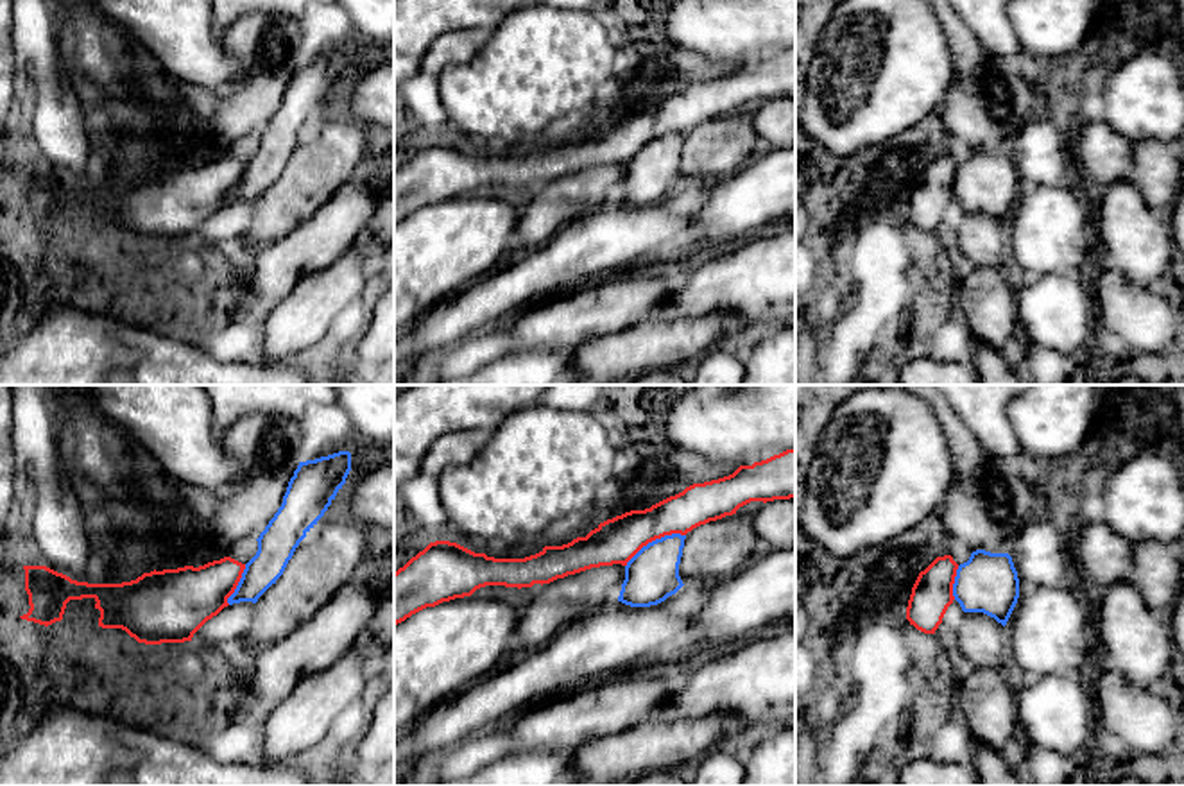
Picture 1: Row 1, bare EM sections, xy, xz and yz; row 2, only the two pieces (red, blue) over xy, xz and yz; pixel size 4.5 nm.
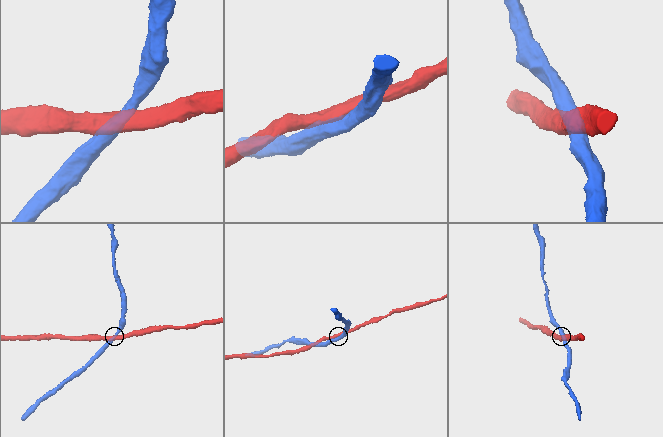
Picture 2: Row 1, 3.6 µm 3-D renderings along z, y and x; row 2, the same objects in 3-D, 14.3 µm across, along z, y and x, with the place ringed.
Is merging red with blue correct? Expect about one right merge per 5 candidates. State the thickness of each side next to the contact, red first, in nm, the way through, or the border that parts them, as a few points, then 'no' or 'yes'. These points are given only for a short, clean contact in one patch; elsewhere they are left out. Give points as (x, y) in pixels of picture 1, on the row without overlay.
calibres 200 and 240 nm; no

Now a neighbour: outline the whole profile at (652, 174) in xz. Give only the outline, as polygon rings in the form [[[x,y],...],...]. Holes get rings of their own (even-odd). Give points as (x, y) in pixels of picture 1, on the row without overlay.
[[[672,132],[643,145],[625,165],[618,201],[650,206],[675,193],[684,183],[679,175],[686,134]]]

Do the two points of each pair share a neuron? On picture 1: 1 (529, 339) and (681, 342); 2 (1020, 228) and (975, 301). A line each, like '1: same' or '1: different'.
1: same
2: different

